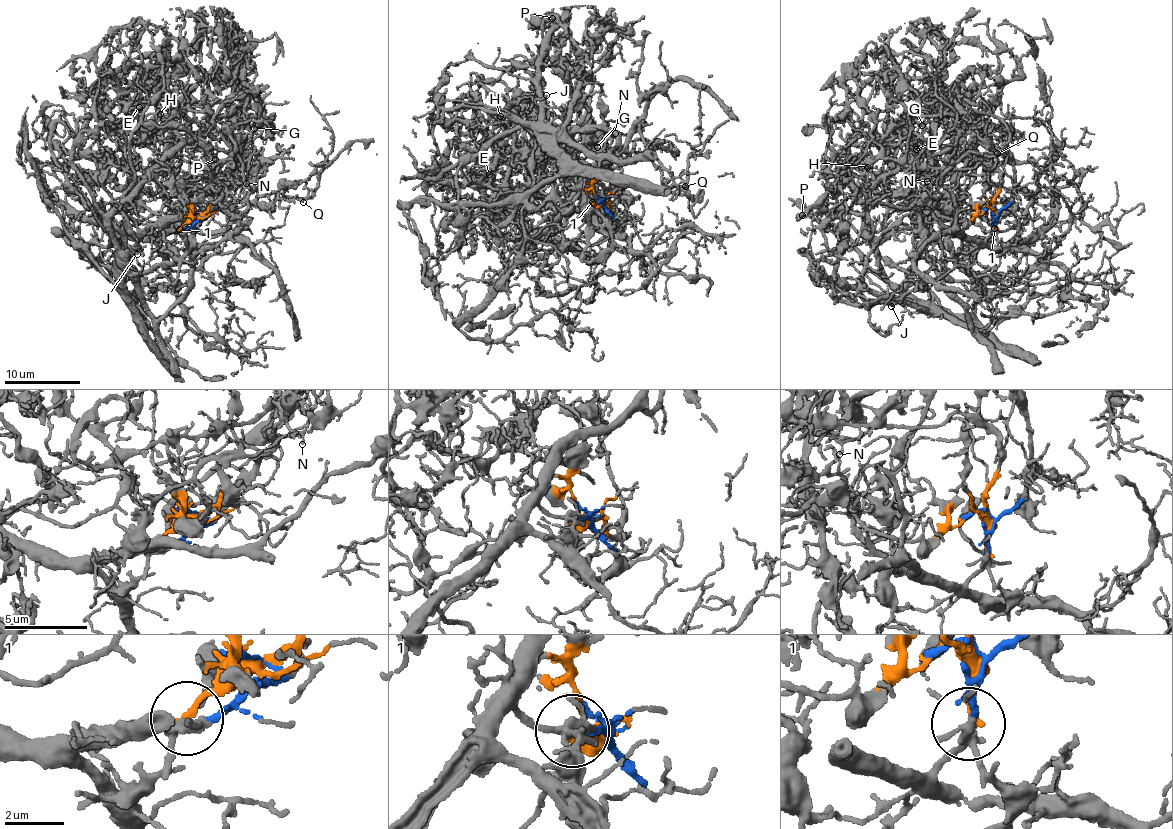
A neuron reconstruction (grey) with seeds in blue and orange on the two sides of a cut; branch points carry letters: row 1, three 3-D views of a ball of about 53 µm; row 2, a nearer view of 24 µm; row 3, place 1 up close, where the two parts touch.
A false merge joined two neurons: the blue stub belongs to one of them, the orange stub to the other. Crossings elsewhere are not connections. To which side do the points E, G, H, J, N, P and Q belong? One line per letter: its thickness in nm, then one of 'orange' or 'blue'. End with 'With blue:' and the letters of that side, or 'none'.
E: 140 nm thick; orange
G: 140 nm thick; orange
H: 110 nm thick; orange
J: 130 nm thick; orange
N: 110 nm thick; orange
P: 120 nm thick; orange
Q: 130 nm thick; blue
With blue: Q

